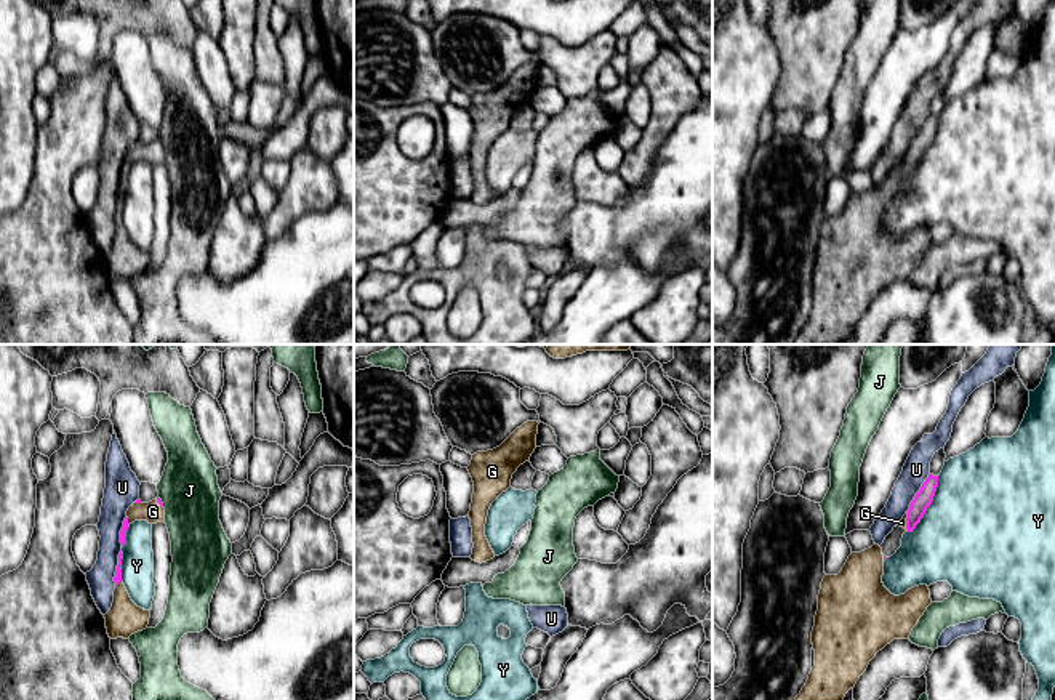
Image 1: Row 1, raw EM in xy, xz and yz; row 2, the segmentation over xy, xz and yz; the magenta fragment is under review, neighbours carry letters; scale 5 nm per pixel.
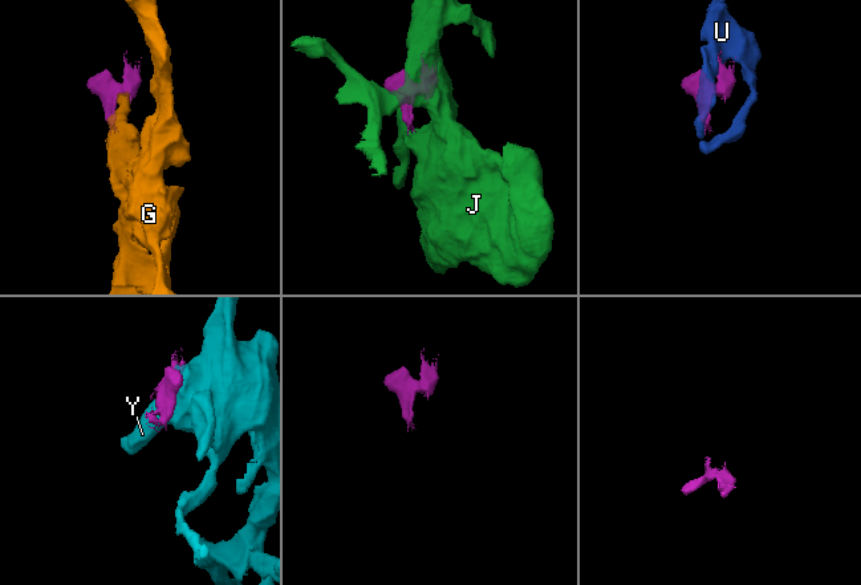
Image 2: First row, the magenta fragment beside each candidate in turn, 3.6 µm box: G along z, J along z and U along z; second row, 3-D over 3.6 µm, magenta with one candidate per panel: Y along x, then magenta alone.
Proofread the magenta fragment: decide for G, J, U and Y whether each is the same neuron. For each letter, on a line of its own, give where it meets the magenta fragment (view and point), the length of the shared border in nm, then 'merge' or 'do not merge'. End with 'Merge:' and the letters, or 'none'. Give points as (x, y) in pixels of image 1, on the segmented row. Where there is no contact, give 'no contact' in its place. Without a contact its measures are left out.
G: contact xy (117, 583); length 50 nm; merge
J: contact xy (160, 502); length 60 nm; do not merge
U: contact xy (117, 569); length 190 nm; do not merge
Y: contact yz (930, 503); length 320 nm; do not merge
Merge: G

